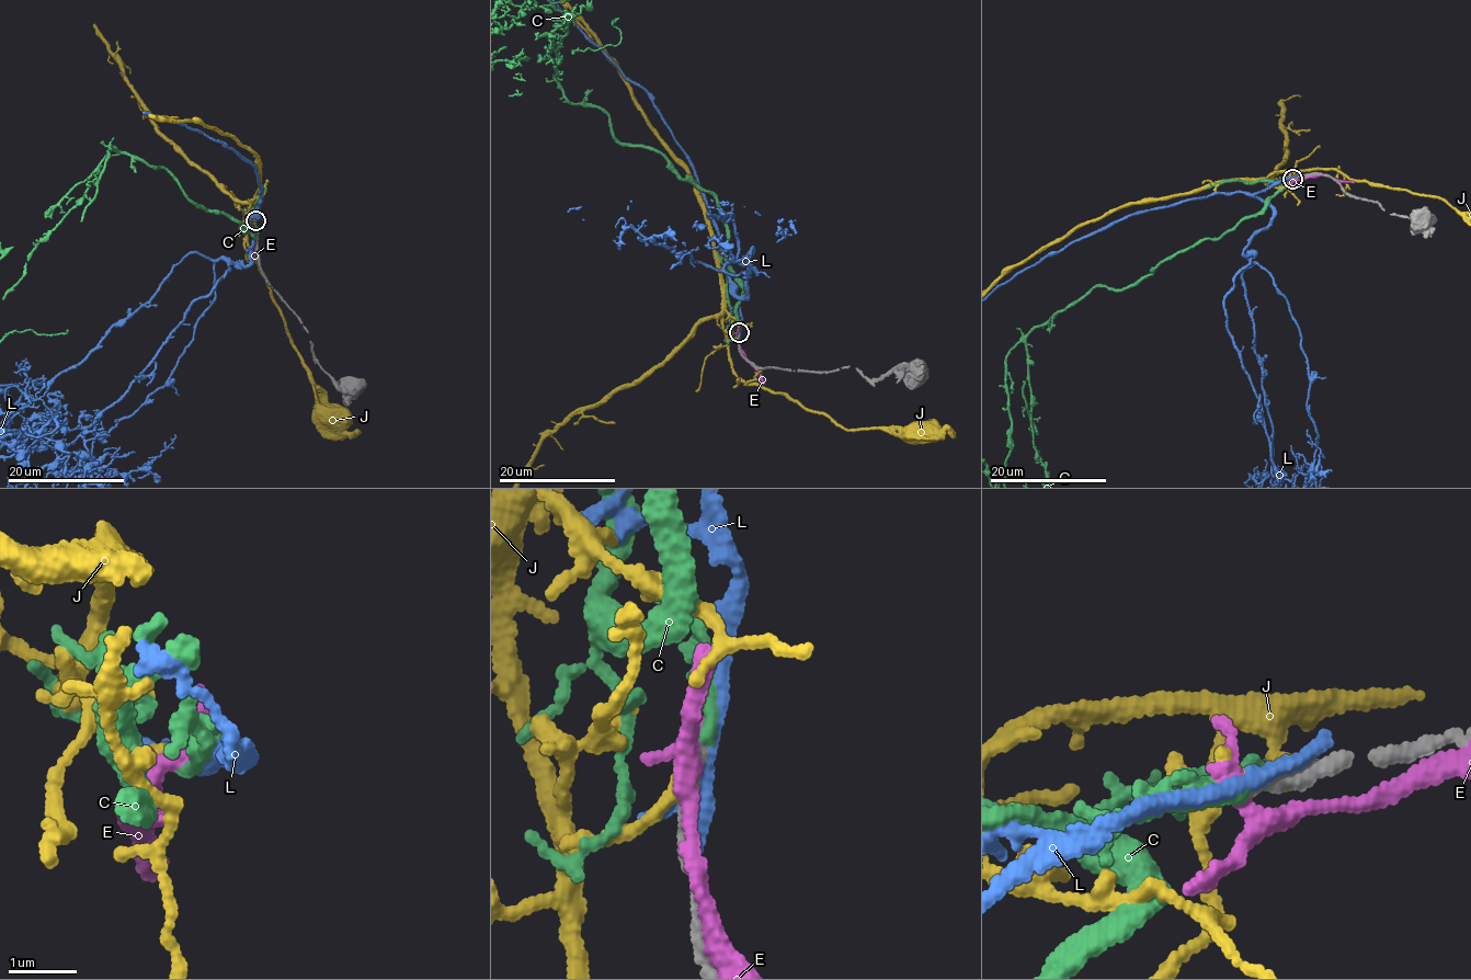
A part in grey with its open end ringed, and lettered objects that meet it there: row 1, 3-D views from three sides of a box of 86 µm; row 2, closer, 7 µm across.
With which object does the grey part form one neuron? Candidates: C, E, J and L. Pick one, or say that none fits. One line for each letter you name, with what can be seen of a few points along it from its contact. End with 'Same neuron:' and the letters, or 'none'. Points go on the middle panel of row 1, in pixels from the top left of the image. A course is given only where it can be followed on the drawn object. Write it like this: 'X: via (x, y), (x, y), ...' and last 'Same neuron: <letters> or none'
Same neuron: C

